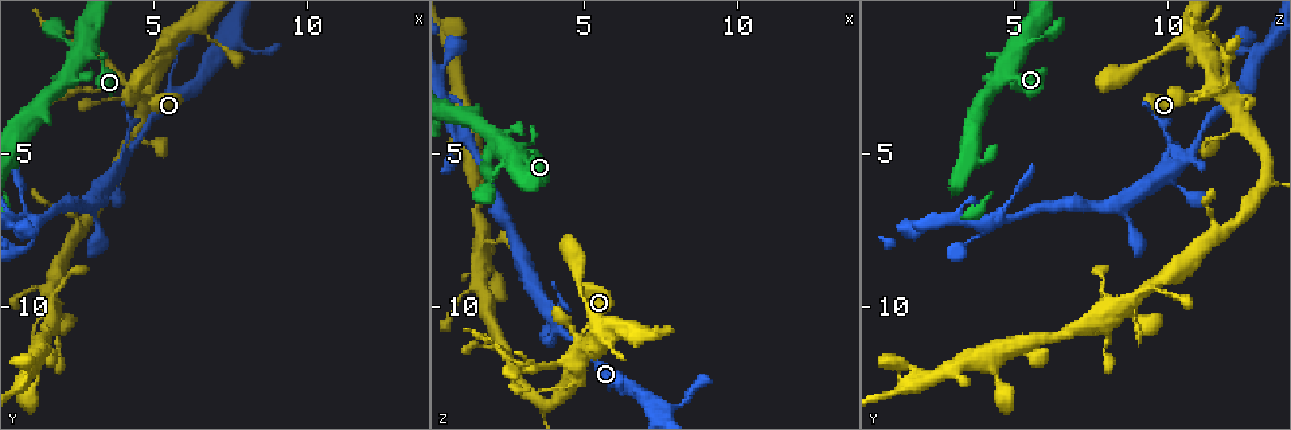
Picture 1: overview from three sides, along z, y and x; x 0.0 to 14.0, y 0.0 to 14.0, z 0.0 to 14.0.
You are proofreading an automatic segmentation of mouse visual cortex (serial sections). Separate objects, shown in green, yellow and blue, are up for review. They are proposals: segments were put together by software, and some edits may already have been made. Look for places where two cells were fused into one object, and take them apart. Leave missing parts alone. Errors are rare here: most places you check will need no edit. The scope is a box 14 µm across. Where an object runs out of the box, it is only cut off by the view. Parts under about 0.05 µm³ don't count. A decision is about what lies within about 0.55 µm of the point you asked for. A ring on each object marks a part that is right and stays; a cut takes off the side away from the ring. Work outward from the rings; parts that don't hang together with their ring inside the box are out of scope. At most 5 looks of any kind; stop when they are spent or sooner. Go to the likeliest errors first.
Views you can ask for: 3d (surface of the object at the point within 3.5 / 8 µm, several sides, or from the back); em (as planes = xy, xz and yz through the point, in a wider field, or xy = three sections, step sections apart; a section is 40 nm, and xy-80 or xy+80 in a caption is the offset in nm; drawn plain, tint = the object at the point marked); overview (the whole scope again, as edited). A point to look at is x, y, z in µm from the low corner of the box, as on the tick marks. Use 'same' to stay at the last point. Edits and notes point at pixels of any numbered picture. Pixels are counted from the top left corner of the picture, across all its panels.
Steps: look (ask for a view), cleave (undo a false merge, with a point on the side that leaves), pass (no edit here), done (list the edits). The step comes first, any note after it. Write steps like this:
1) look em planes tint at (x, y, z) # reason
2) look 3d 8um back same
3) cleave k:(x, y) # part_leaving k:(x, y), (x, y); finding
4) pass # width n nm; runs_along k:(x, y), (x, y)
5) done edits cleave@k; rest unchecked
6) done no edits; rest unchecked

look 3d 3.5um at (4.0, 2.6, 11.9)

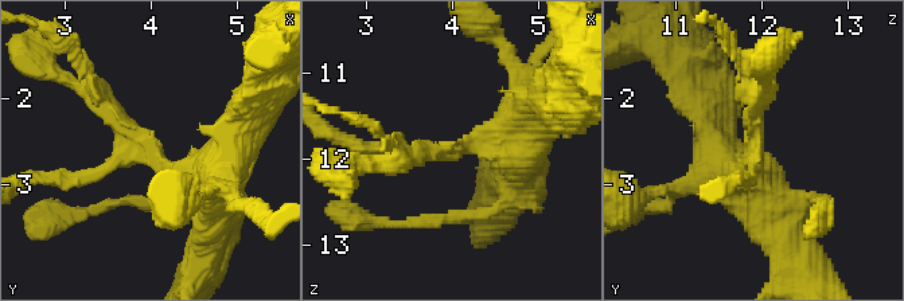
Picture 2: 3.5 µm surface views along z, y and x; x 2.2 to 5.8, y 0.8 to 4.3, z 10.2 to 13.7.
look em planes tint at (3.95, 2.55, 11.85) # arms 3; arm_widths 150, 200, 500 nm; shape alone is not enough

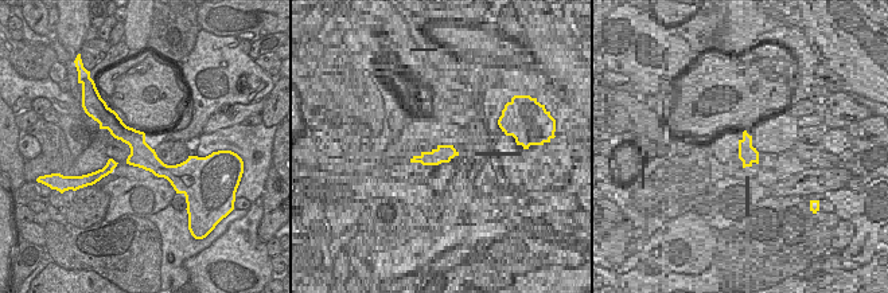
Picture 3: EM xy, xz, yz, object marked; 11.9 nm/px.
look em xy step 2 tint same # cut it another way

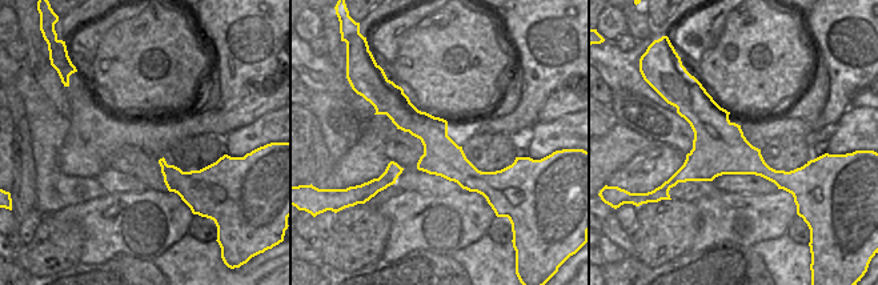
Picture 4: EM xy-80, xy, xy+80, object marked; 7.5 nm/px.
pass # runs_along 2:(217, 176), (171, 172), (81, 85); one cell here

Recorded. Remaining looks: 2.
look 3d 3.5um at (1.1, 7.3, 4.2) # sharp bend

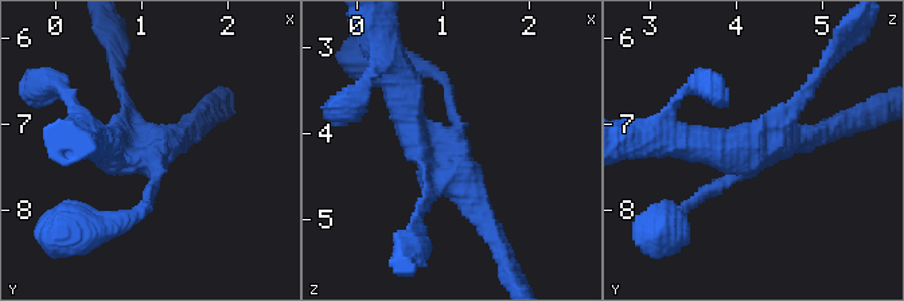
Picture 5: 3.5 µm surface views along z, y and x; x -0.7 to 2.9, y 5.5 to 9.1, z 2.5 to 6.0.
look em xy step 3 tint at (1.00, 7.40, 4.20) # arms 4; arm_widths 150, 200, 300, 400 nm; now the EM

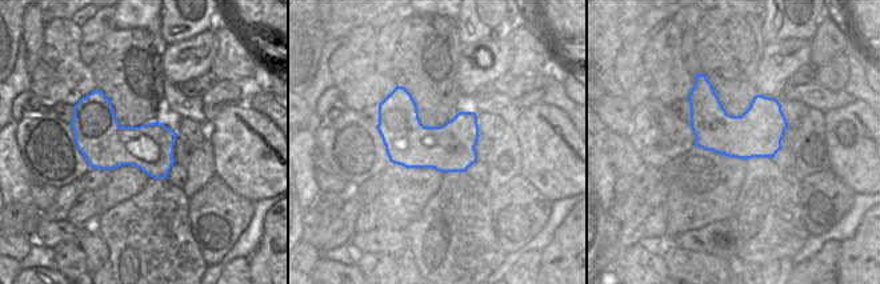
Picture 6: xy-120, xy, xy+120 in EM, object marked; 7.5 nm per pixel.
pass # width 360 nm; runs_along 5:(483, 221), (400, 86); continuous, no second cell

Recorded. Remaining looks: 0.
done no edits; rest unchecked

